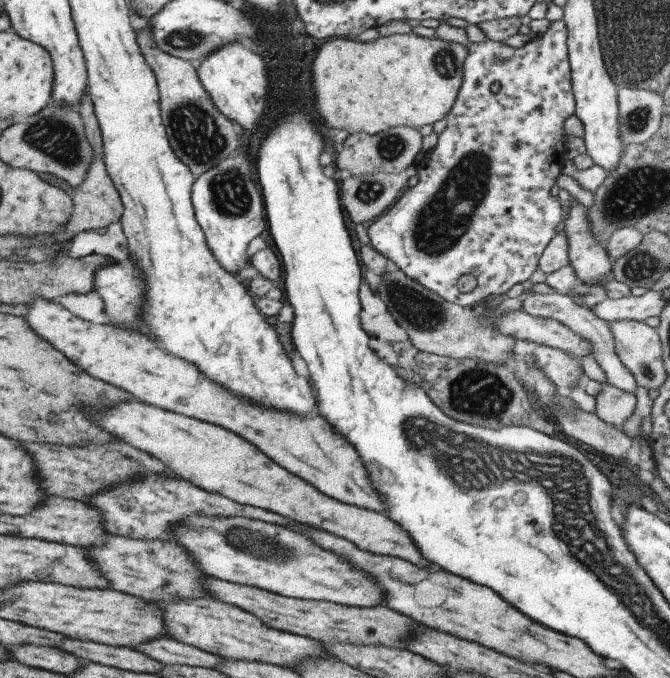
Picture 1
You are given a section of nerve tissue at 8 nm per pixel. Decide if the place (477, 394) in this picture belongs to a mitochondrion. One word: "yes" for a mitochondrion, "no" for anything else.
yes

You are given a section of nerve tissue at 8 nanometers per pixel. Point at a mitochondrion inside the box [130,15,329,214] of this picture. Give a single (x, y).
(195, 134)

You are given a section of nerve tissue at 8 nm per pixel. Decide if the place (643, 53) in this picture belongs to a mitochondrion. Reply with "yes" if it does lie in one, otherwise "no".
yes

